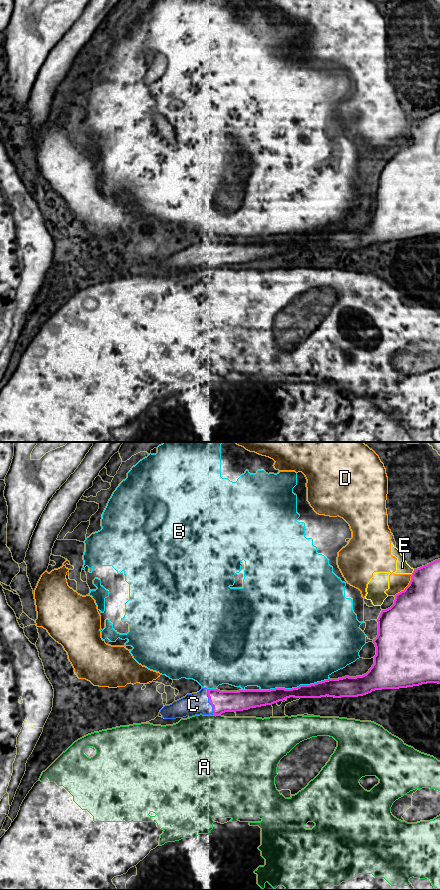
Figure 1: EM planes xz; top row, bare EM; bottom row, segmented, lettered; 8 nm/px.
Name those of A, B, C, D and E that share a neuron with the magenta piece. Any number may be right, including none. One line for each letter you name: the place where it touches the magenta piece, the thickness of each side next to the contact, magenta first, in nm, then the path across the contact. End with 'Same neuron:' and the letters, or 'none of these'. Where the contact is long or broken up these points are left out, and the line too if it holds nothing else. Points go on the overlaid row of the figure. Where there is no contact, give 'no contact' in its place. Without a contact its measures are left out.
C: xz (209, 702) | 180/180 nm | across xz (222, 701), (209, 702), (193, 704)
Same neuron: C

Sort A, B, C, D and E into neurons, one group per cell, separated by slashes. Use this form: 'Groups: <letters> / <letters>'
Groups: A / B / C / D E

